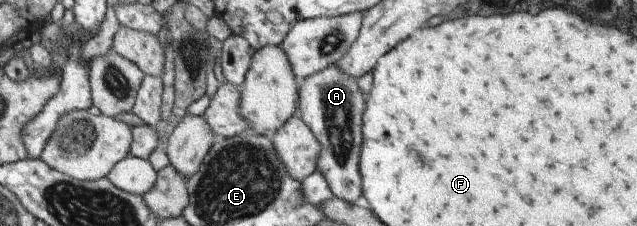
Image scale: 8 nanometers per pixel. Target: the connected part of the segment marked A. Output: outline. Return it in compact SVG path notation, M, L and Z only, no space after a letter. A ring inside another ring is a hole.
M337 64L309 78L299 85L298 115L321 142L321 156L317 170L327 178L334 196L352 204L363 202L360 172L361 144L363 144L363 114L367 95L361 92L358 78L345 74Z

